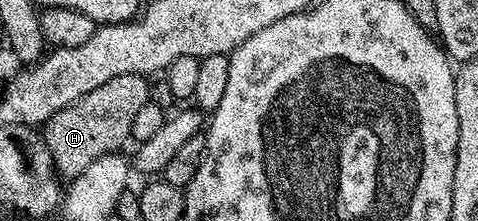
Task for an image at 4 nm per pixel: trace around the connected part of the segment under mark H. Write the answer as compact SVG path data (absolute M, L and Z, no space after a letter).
M144 75L113 76L113 80L93 88L93 92L81 96L81 100L61 108L61 112L54 114L41 130L56 171L64 179L73 180L85 172L93 160L122 151L122 146L132 141L133 119L147 106L150 97L151 86Z

